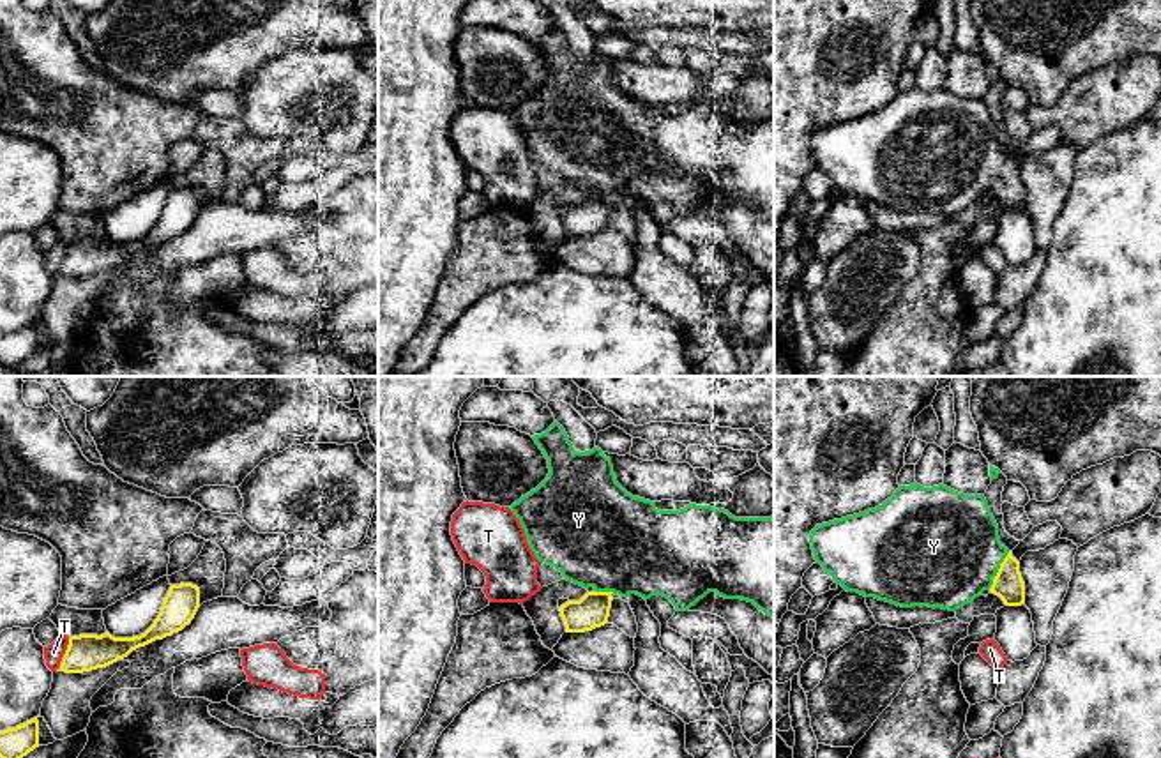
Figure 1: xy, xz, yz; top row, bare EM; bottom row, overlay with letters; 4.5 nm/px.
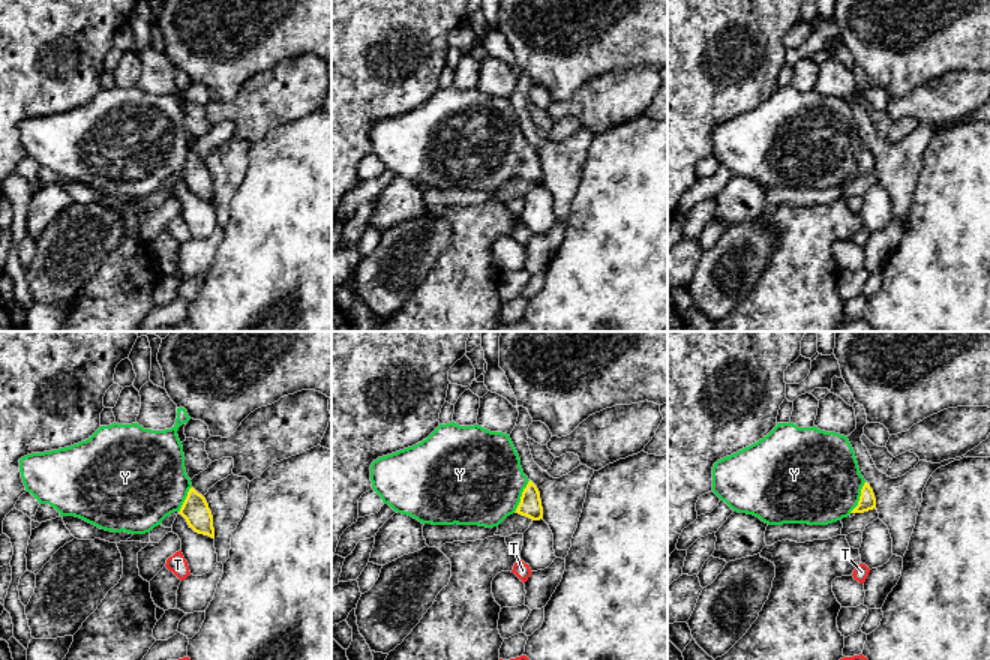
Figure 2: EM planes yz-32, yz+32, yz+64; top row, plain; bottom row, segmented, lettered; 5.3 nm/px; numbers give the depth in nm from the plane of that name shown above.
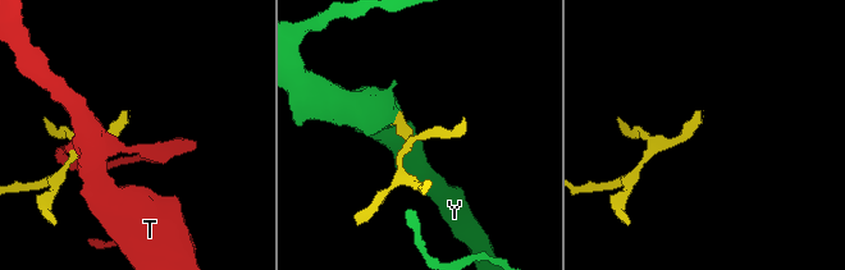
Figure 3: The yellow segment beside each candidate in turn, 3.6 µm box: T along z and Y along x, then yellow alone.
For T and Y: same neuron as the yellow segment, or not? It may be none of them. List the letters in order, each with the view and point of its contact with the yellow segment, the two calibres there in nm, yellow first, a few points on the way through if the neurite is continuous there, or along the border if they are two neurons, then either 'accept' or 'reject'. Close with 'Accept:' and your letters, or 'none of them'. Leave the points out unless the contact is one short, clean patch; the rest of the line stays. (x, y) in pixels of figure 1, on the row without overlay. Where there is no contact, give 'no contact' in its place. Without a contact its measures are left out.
T: xy (66, 257) | 170/90 nm | along xy (69, 241), (68, 253), (57, 272) | reject
Y: yz (999, 175) | 140/480 nm | across yz (1008, 188), (999, 175), (948, 156) | accept
Accept: Y

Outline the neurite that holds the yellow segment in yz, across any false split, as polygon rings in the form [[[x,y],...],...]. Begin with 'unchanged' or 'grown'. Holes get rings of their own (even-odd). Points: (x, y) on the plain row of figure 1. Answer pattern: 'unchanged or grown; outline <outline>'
grown; outline [[[944,88],[899,90],[875,113],[816,129],[809,147],[816,168],[846,196],[864,201],[901,212],[956,216],[990,194],[1005,210],[1025,208],[1020,166],[1000,147],[998,129],[984,99],[963,99]]]

